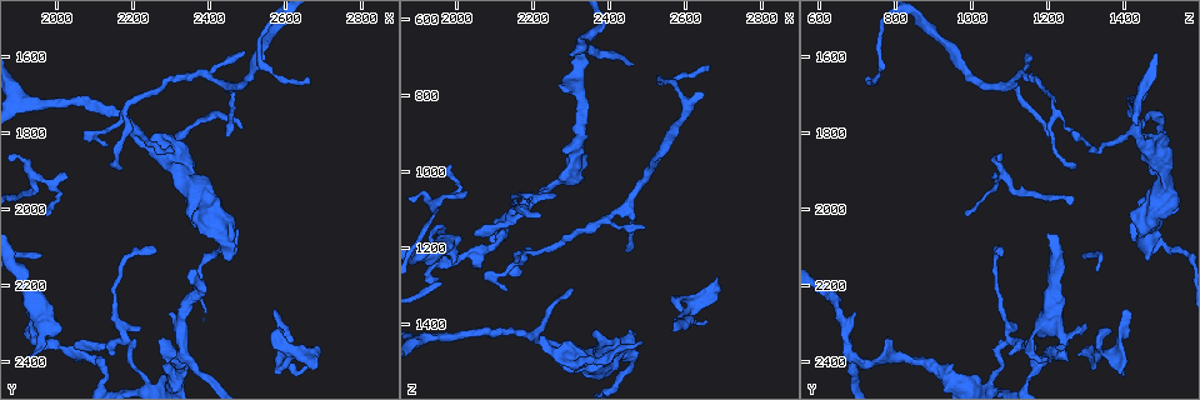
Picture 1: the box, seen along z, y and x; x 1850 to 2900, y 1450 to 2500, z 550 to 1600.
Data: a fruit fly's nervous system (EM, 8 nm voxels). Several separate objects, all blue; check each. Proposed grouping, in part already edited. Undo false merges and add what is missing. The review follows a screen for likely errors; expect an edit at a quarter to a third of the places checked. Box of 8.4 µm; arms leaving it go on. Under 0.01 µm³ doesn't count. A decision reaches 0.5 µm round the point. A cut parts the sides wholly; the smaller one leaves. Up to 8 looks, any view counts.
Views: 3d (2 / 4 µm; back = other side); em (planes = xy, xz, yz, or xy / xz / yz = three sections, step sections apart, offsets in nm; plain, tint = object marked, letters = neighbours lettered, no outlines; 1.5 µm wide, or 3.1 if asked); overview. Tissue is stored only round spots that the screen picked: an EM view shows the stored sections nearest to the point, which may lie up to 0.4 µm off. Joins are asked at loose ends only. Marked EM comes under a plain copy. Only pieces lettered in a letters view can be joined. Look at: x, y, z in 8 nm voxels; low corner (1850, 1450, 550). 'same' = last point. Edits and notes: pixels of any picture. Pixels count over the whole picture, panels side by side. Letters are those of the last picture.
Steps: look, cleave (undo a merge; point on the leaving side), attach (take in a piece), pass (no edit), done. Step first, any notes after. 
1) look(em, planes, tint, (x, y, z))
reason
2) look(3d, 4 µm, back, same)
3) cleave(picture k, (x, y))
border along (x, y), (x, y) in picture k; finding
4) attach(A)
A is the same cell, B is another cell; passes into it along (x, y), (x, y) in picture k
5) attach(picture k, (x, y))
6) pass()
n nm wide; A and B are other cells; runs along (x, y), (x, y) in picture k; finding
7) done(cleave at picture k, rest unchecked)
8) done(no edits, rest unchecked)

look(em, planes, letters, (2320, 2390, 700))

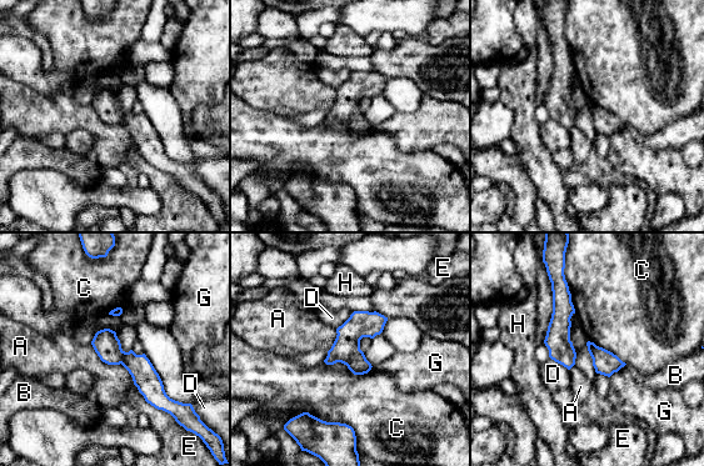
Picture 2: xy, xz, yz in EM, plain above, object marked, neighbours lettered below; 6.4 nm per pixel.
pass()
A, B, C, D, E, G and H are other cells; runs along (100, 334), (148, 381), (158, 397) in picture 2; all the same neuron

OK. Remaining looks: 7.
look(3d, 4 µm, (2450, 1810, 1195))
free end

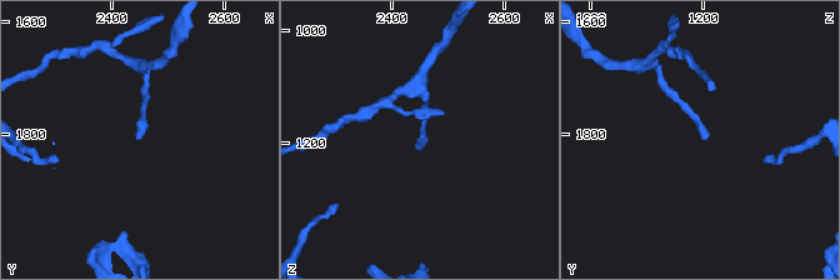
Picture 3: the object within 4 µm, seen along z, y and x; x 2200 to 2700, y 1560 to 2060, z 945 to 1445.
look(em, yz, step 8, letters, (2445, 1805, 1195))
now the EM

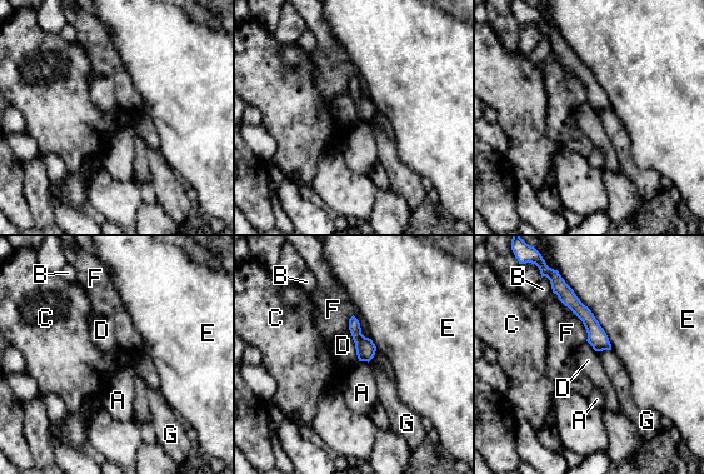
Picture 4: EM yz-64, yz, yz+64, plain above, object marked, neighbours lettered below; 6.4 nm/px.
pass()
E touches over 600 nm; A, B, C, D, E, F and G are other cells; none of them fits

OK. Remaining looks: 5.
look(em, planes, tint, (2265, 2100, 1065))
tapers out

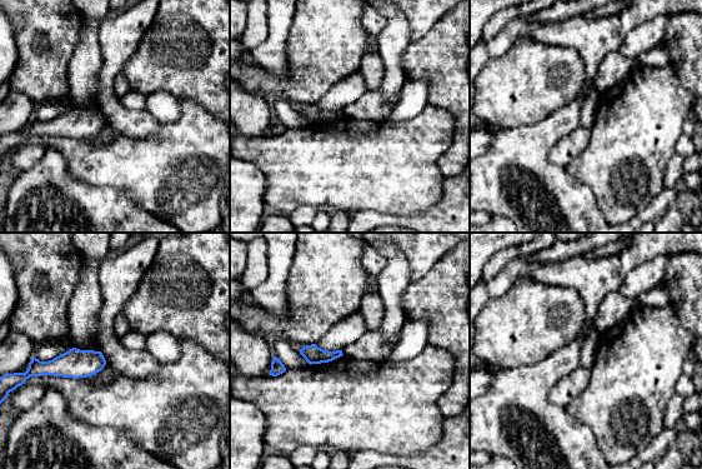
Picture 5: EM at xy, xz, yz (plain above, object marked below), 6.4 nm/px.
look(em, planes, letters, same)

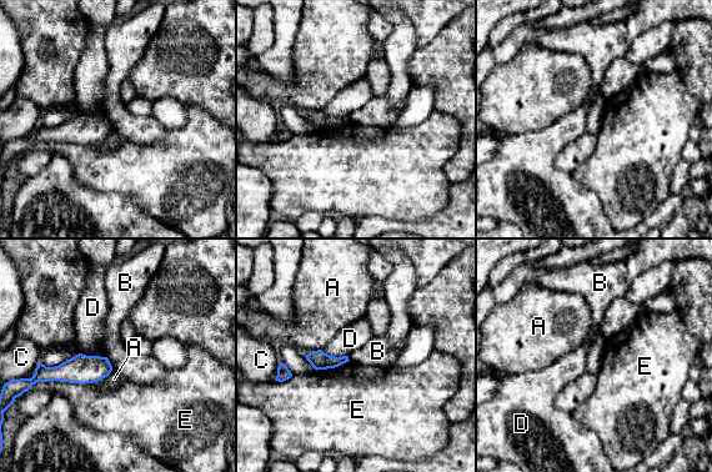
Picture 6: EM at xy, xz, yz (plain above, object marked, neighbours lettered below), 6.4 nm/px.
pass()
70 nm wide; E touches over 440 nm; A, B, C, D and E are other cells; no lettered piece goes on from it

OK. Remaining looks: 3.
done(no edits, rest unchecked)

